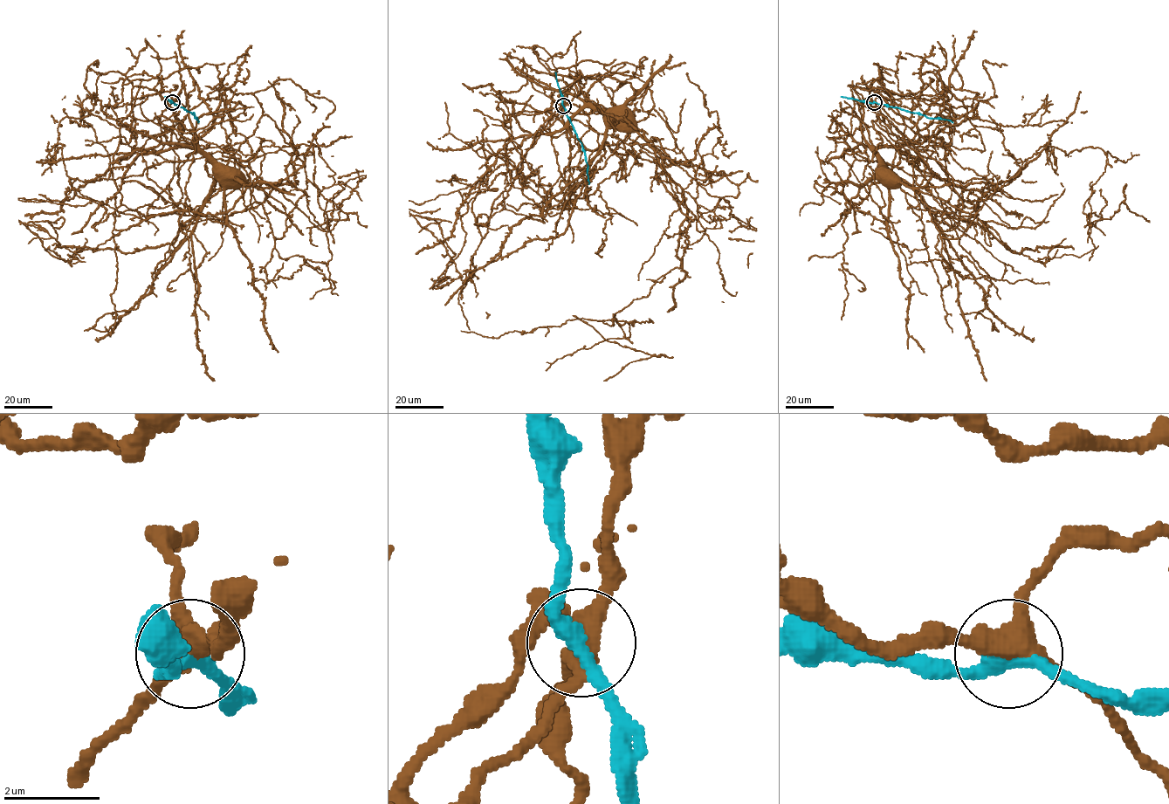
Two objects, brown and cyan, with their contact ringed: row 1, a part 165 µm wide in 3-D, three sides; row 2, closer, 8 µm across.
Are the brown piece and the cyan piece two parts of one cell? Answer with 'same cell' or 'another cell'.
another cell

